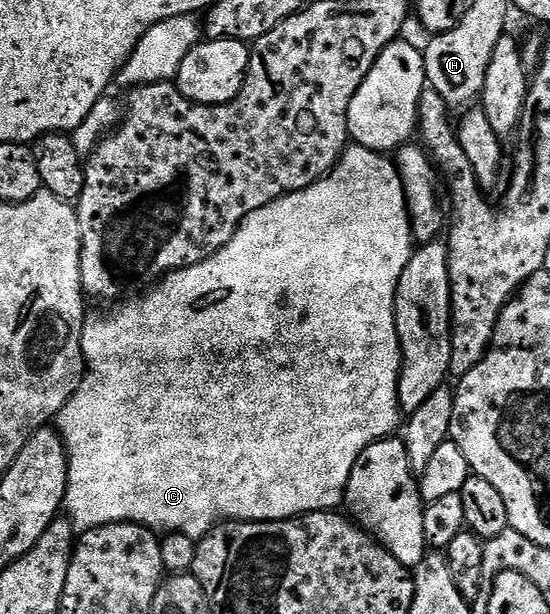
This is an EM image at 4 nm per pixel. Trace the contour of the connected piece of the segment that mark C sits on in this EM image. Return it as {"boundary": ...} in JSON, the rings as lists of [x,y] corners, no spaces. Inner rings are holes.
{"boundary":[[[350,143],[343,149],[337,165],[316,183],[312,183],[307,189],[287,193],[286,196],[252,211],[252,215],[248,215],[239,223],[236,235],[232,235],[229,243],[220,251],[216,251],[216,255],[187,269],[178,269],[174,273],[166,274],[147,292],[151,293],[146,298],[135,296],[133,299],[126,299],[115,304],[111,308],[115,309],[111,313],[104,314],[103,317],[91,316],[82,327],[82,354],[86,360],[86,374],[82,377],[76,395],[72,395],[72,399],[68,399],[68,403],[59,411],[56,418],[56,428],[62,437],[62,446],[66,449],[66,461],[68,462],[64,513],[70,524],[74,526],[75,530],[85,531],[101,525],[110,525],[113,521],[134,521],[138,525],[145,525],[147,529],[161,531],[163,534],[183,533],[189,537],[201,539],[214,526],[222,524],[225,520],[289,521],[291,517],[300,517],[304,513],[324,513],[337,510],[343,504],[346,484],[352,475],[352,467],[356,467],[356,459],[360,459],[360,455],[373,441],[382,441],[385,437],[391,436],[397,430],[394,428],[397,425],[399,428],[400,425],[398,372],[402,366],[402,348],[396,331],[394,300],[396,299],[396,287],[400,283],[400,275],[404,275],[404,267],[408,263],[415,245],[414,234],[410,228],[410,214],[406,212],[406,193],[402,190],[402,177],[398,174],[397,166],[389,156],[374,153],[371,149],[364,149],[360,145]]]}

